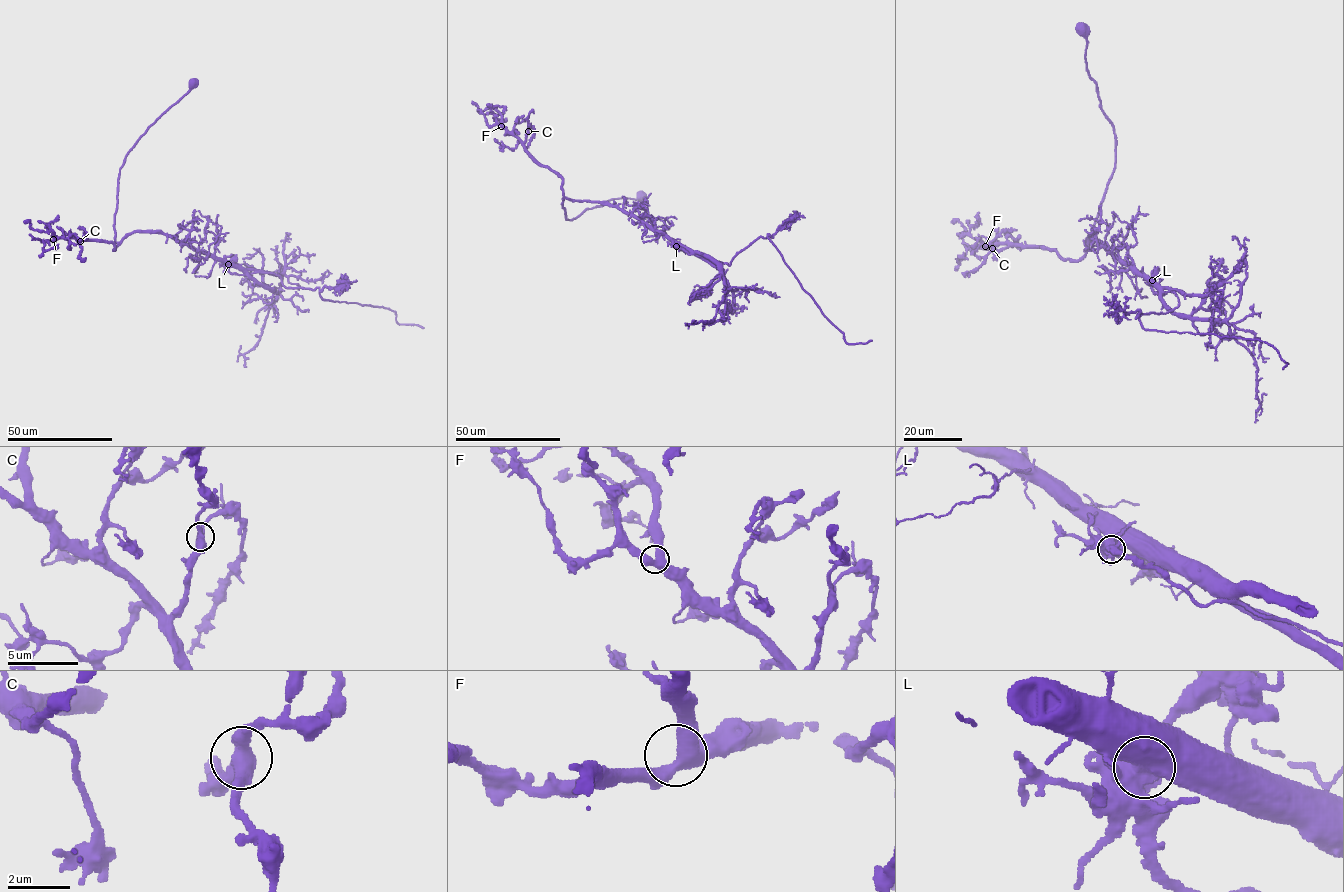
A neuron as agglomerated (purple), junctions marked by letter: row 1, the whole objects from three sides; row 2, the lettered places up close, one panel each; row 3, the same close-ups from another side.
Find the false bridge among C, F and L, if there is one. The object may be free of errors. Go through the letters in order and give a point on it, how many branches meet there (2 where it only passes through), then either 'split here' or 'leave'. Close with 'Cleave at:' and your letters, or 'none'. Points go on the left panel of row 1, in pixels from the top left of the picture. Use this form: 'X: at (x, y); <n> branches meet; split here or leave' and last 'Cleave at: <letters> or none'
C: at (80, 241); 3 branches meet; leave
F: at (53, 239); 3 branches meet; leave
L: at (228, 264); 3 branches meet; split here
Cleave at: L

